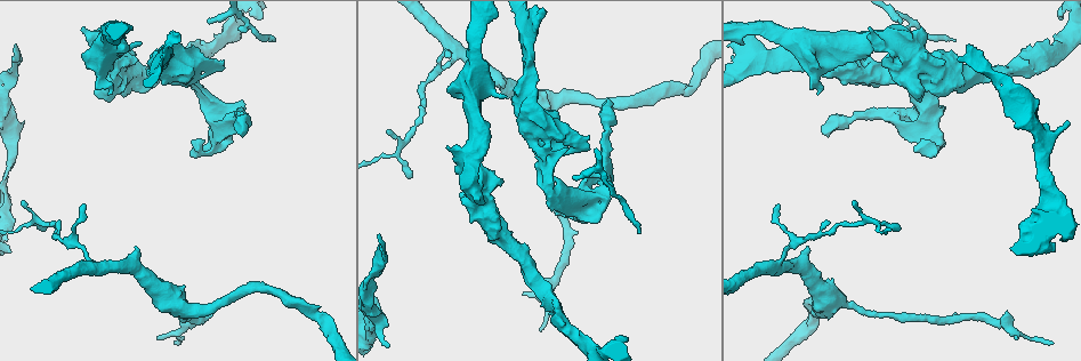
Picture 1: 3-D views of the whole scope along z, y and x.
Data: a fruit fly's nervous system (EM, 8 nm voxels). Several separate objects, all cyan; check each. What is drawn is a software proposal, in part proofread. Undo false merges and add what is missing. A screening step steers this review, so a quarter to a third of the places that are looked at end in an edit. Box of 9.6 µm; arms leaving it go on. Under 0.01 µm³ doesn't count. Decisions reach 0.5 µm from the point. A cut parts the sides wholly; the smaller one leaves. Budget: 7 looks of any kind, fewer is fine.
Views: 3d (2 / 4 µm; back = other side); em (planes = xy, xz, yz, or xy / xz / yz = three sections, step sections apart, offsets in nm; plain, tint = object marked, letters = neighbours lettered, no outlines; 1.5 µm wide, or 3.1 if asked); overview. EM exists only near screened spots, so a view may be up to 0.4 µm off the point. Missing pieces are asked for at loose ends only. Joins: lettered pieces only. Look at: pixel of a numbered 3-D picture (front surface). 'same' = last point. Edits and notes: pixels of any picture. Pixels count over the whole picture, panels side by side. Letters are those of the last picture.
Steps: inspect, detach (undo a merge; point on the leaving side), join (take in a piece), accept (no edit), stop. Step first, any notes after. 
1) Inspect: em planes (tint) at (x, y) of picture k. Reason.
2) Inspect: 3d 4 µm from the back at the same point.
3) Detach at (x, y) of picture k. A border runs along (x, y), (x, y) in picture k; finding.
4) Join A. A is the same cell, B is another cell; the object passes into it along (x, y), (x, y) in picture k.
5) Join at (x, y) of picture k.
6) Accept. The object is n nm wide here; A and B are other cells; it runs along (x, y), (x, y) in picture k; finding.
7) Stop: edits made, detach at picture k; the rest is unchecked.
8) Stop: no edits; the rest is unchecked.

Inspect: em xy step 4 (letters) at (573, 140) of picture 1. Sudden change in width.

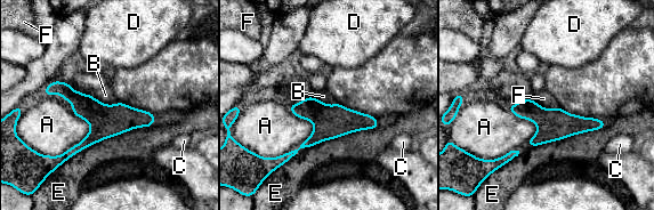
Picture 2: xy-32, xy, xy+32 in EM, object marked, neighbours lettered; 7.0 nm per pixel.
Accept. A, B, C, D, E and F are other cells; a border runs along (153, 124), (93, 143), (50, 172) in picture 2; continuous, no second neuron.

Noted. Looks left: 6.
Inspect: em planes (plain) at (968, 45) of picture 1. Tapers out.

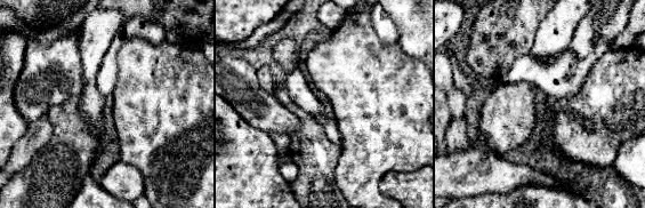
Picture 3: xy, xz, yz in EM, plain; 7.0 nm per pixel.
Inspect: em planes (letters) at the same point. See the neighbours.

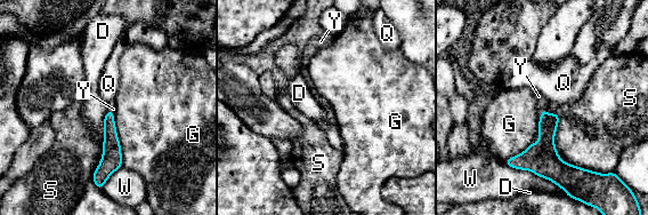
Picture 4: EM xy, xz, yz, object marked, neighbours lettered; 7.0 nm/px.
Join Y. The object is 80 nm wide here; Y is the same cell, D, G, Q, S and W are other cells; the neuron continues.

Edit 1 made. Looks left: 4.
Inspect: 3d 4 µm at (42, 227) of picture 1. Thin end.

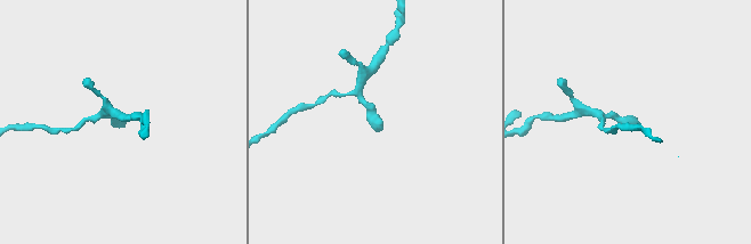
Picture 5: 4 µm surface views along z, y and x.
Inspect: em yz step 4 (tint) at (639, 122) of picture 5.

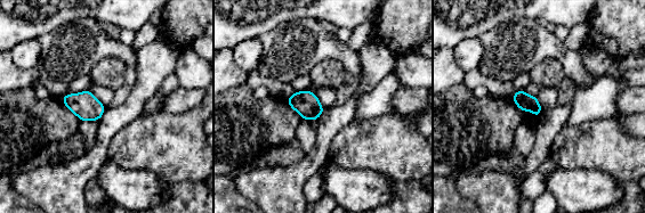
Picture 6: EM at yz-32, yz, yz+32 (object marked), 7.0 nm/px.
Inspect: em planes (letters) at the same point.

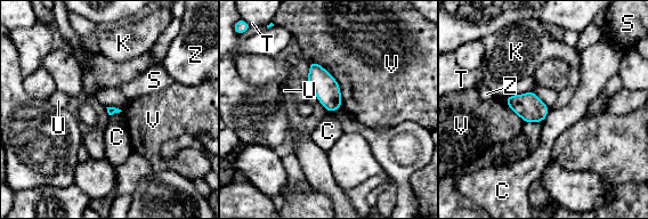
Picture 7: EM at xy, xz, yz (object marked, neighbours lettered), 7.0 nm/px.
Accept. C, K, S, T, U, V and Z are other cells; a border runs along (121, 111), (108, 115) in picture 7; none of them fits.

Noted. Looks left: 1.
Stop: edits made, join at picture 4; the rest is unchecked.

